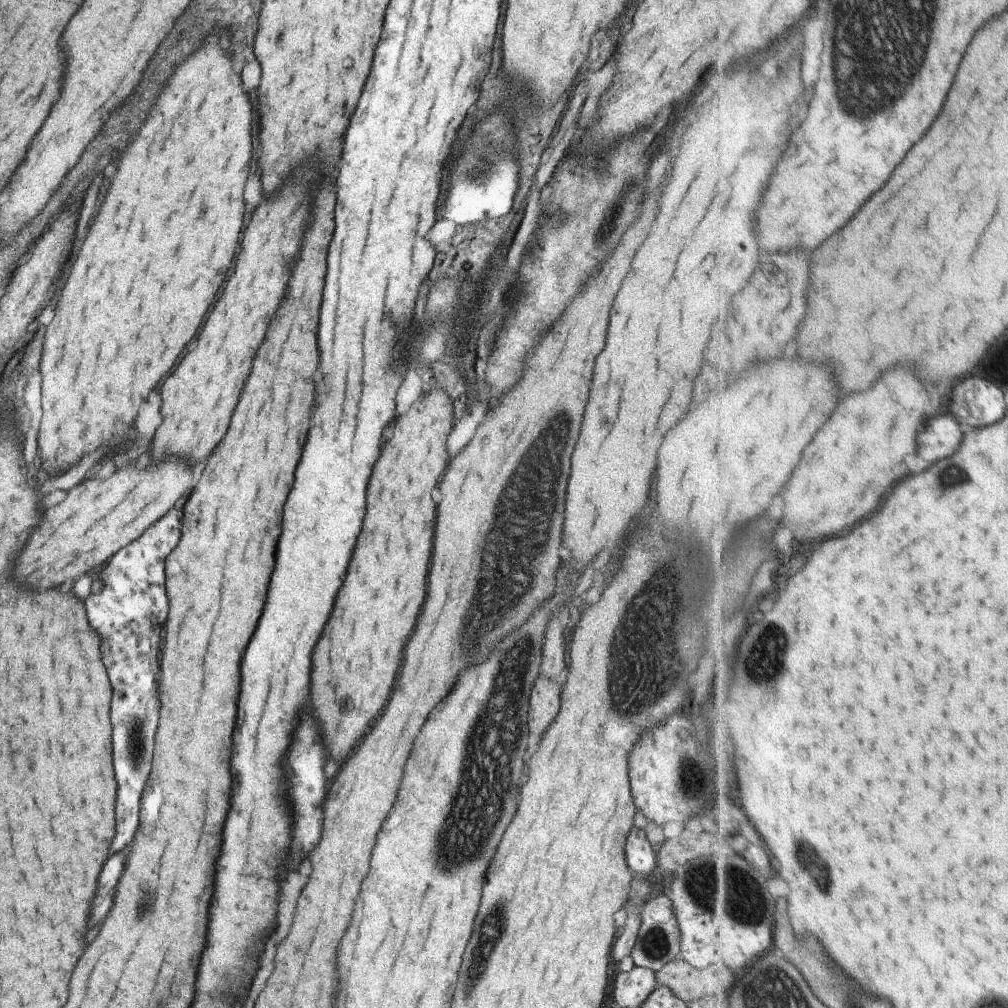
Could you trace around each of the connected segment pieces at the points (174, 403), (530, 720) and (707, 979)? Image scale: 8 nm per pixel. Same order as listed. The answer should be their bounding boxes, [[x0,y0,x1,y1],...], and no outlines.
[[151,166,315,466],[527,676,559,734],[654,958,735,1004]]

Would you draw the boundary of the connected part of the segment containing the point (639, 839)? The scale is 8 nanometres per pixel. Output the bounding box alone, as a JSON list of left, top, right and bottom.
[625,825,656,878]

